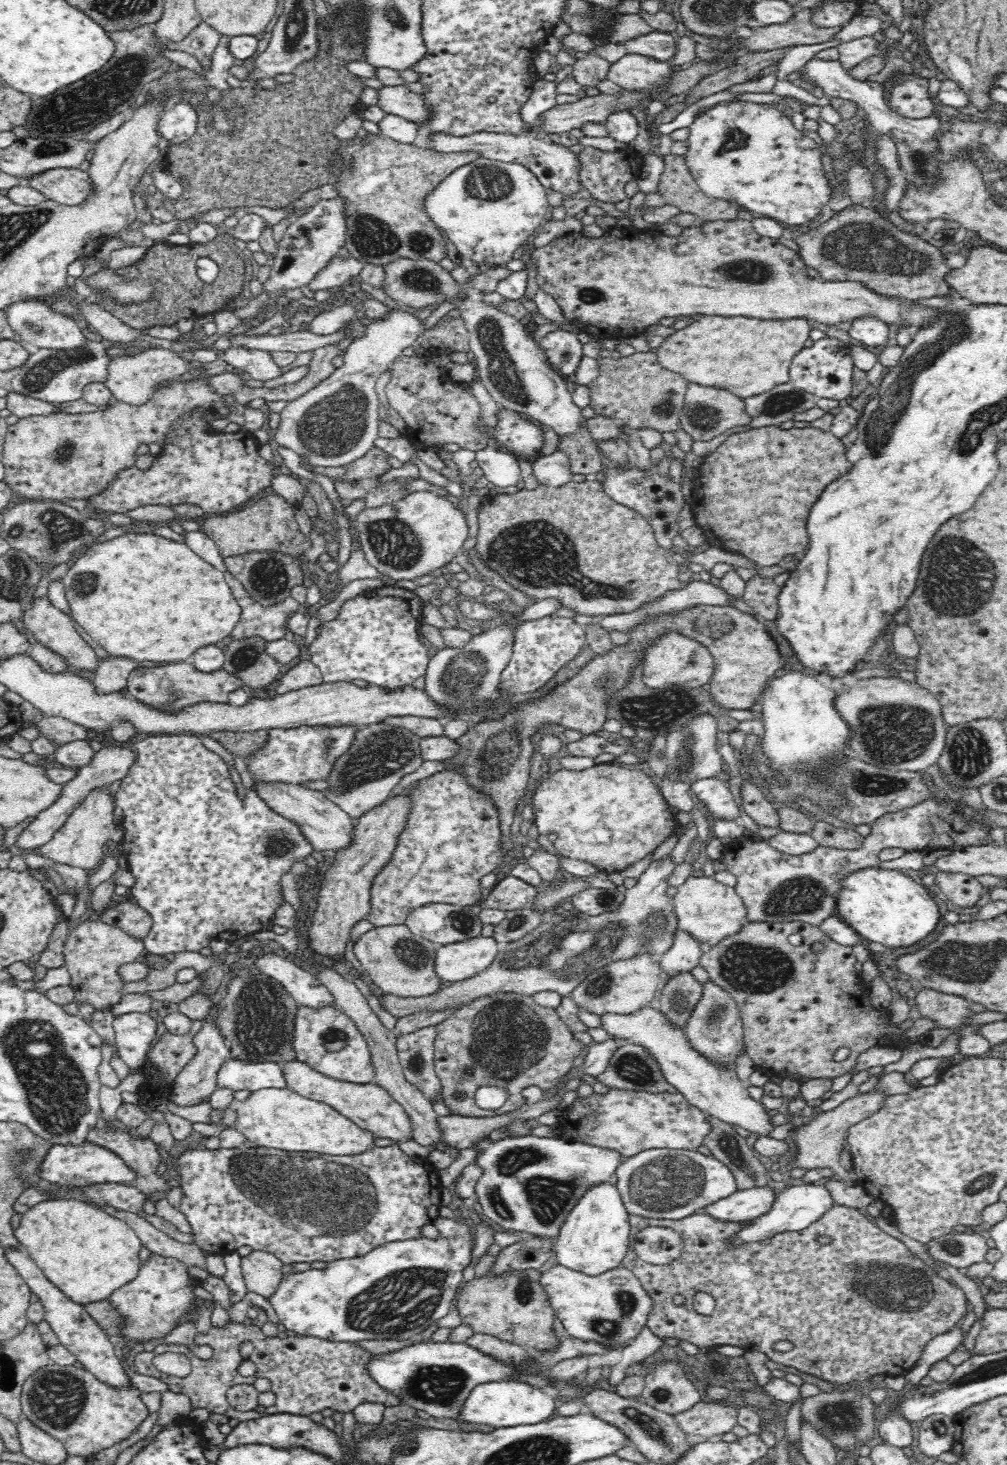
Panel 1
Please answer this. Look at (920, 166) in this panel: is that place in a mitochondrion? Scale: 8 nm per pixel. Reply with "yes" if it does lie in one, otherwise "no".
yes

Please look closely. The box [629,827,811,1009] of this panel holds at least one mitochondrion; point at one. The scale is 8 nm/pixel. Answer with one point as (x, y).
(745, 966)

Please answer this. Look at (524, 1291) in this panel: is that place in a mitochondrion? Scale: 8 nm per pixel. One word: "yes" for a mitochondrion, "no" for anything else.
yes

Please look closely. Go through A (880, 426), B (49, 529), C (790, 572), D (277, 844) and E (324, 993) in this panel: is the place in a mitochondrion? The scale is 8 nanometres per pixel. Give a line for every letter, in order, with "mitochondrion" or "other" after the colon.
A: mitochondrion
B: mitochondrion
C: other
D: mitochondrion
E: other

